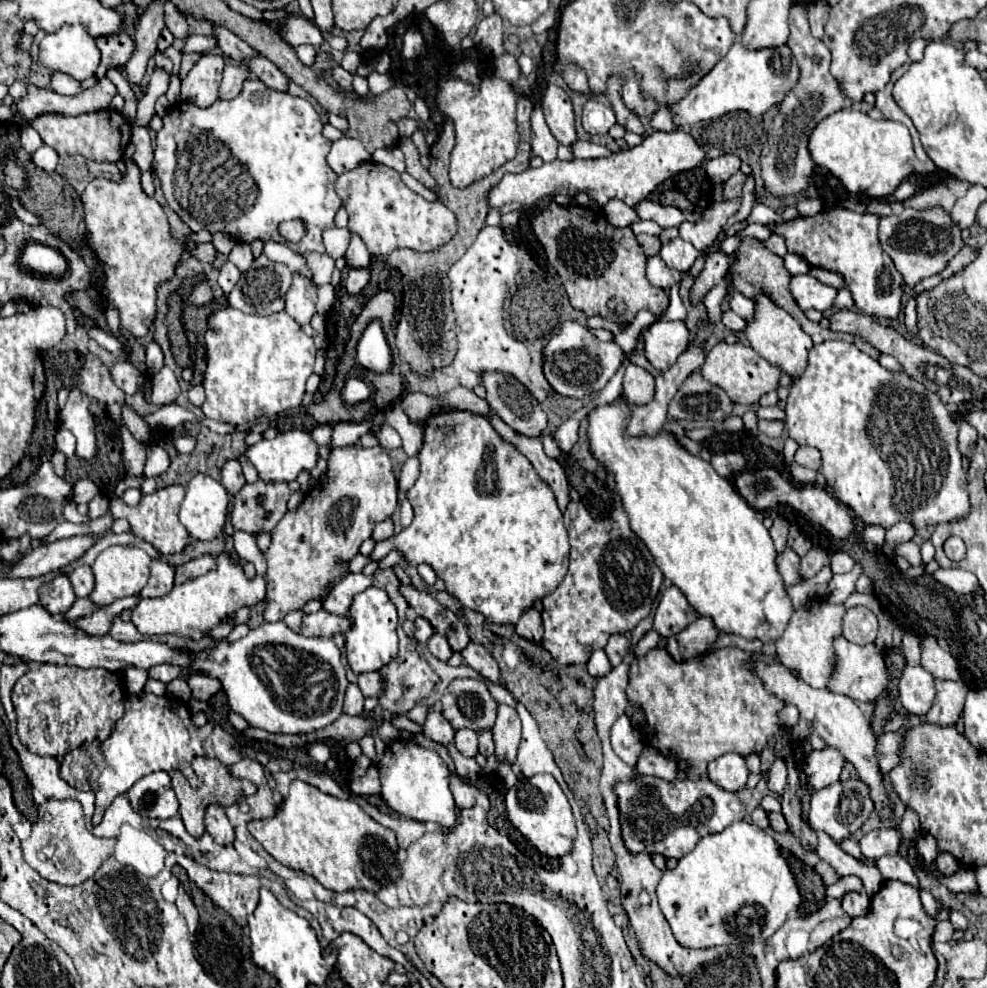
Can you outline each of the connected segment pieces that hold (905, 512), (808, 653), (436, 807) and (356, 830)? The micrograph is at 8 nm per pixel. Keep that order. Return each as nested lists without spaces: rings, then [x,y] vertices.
[[[826,340],[810,350],[808,368],[802,380],[790,386],[784,422],[790,438],[822,452],[822,474],[826,476],[828,486],[842,504],[864,520],[864,524],[882,524],[884,528],[890,528],[898,520],[910,520],[922,528],[966,516],[966,474],[956,444],[958,424],[954,414],[934,396],[934,392],[926,392],[922,384],[910,380],[904,372],[888,372],[854,344]]]
[[[824,598],[808,602],[806,606],[800,606],[794,616],[790,618],[790,624],[776,644],[776,652],[780,662],[786,668],[792,668],[798,672],[798,676],[810,684],[812,688],[826,688],[832,674],[838,670],[838,660],[834,654],[834,640],[842,636],[842,618],[846,614],[844,604],[832,604]]]
[[[394,740],[386,746],[380,762],[382,798],[400,816],[418,822],[436,822],[442,828],[450,828],[456,822],[454,796],[450,792],[450,770],[438,752],[428,750],[412,740]]]
[[[302,780],[290,784],[290,794],[274,818],[250,822],[248,830],[274,860],[314,876],[332,892],[354,890],[358,882],[360,888],[376,894],[402,876],[396,862],[398,842],[394,830],[372,820],[356,802],[322,794]]]

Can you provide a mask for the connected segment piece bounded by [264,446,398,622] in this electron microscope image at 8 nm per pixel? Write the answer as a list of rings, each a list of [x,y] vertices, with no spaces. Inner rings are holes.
[[[382,446],[374,448],[334,448],[328,458],[328,472],[318,480],[318,484],[306,494],[304,502],[296,510],[288,510],[272,532],[272,542],[266,552],[266,606],[264,620],[278,622],[292,610],[302,610],[310,600],[322,600],[328,590],[348,574],[348,562],[358,554],[360,544],[372,536],[378,522],[392,516],[396,510],[398,482],[394,478],[394,468],[388,452]]]

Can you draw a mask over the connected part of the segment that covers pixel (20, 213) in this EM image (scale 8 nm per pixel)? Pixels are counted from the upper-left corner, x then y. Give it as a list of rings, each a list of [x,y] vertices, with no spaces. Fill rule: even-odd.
[[[12,198],[12,200],[10,200],[10,206],[14,208],[14,214],[16,214],[24,224],[30,224],[30,226],[38,226],[38,224],[40,224],[38,216],[34,216],[34,214],[32,214],[32,212],[28,212],[26,208],[22,208],[22,206],[20,206],[20,202],[18,202],[16,198]]]

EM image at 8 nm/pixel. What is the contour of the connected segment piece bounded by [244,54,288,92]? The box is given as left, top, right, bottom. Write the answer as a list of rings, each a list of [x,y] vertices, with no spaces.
[[[254,54],[252,58],[246,58],[244,64],[250,68],[252,74],[256,74],[256,76],[258,76],[262,82],[266,82],[270,88],[280,90],[280,92],[286,92],[288,78],[286,78],[270,60],[266,60],[264,56]]]

